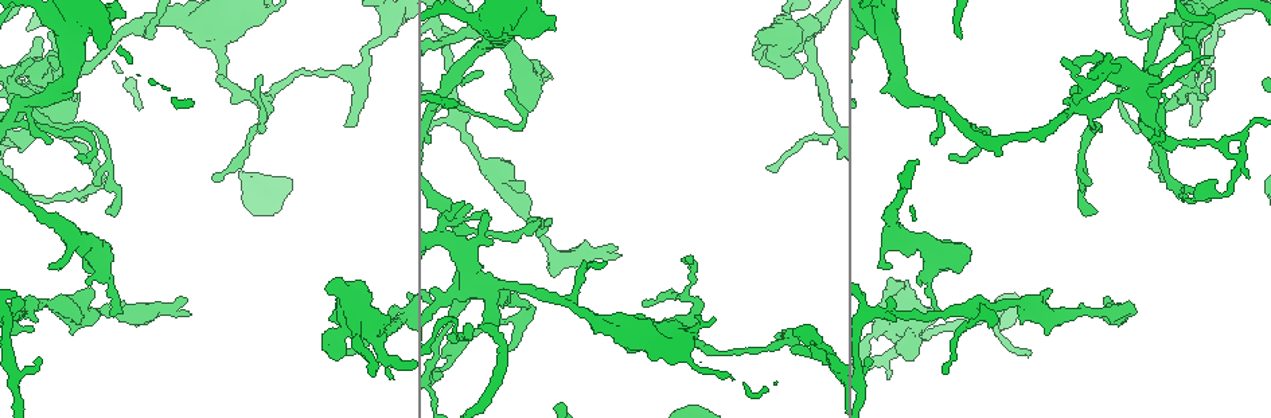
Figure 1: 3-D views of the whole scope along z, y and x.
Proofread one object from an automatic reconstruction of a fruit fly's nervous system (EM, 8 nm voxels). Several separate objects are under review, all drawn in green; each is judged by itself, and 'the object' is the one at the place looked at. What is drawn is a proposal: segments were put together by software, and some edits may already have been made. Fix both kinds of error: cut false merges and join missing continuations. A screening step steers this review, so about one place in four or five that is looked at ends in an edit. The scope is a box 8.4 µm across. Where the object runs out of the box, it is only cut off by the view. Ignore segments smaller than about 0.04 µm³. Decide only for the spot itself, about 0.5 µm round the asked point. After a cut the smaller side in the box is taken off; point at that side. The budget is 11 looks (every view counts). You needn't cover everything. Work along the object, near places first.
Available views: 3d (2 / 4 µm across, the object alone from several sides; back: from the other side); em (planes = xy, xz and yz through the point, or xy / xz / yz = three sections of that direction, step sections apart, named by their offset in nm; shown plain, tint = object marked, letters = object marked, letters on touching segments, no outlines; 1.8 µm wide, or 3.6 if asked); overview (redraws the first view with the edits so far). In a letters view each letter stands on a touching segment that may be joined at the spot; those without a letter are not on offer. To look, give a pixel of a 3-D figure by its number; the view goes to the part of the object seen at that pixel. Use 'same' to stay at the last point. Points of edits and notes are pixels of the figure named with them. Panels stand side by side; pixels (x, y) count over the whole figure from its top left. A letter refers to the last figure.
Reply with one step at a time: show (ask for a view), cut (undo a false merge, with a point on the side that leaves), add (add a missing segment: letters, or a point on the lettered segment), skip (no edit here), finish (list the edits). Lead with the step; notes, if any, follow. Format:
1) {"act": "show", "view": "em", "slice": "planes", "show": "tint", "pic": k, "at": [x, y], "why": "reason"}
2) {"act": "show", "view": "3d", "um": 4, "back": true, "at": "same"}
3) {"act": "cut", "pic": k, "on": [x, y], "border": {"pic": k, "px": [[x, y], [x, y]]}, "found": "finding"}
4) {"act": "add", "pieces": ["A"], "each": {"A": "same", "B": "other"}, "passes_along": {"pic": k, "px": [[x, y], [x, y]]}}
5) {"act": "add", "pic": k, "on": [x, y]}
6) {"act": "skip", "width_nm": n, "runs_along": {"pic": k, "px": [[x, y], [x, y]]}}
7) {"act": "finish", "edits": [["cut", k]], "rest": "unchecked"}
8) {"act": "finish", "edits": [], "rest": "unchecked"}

{"act": "show", "view": "em", "slice": "planes", "show": "letters", "pic": 1, "at": [89, 282], "why": "free end"}

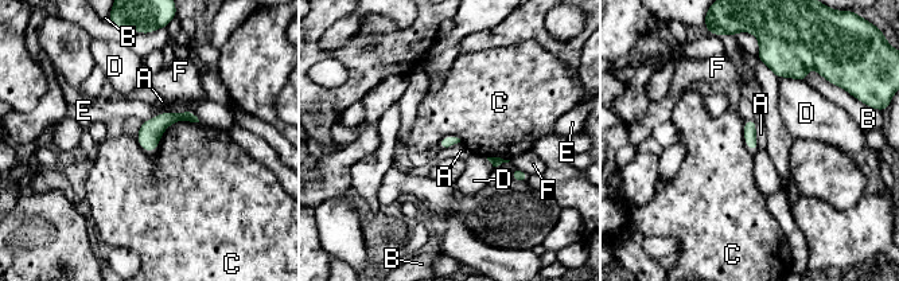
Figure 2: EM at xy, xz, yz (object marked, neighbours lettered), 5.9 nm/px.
{"act": "skip", "longest_contact_nm": ["C", 400], "each": {"A": "other", "B": "other", "C": "other", "D": "other", "E": "other", "F": "other"}, "found": "no lettered segment goes on from it"}

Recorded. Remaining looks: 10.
{"act": "show", "view": "em", "slice": "yz", "step": 4, "show": "letters", "pic": 1, "at": [519, 193], "why": "branch stops here"}

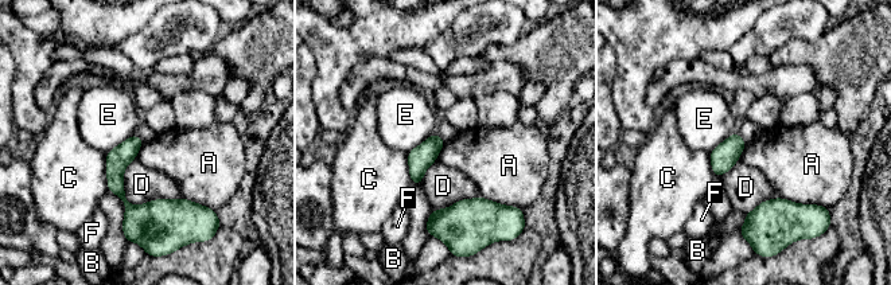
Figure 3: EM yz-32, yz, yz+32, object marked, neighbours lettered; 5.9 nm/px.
{"act": "skip", "each": {"A": "other", "B": "other", "C": "other", "D": "other", "E": "other", "F": "other"}, "border": {"pic": 3, "px": [[777, 196], [797, 203], [816, 205]]}, "found": "none of them fits"}

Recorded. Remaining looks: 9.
{"act": "show", "view": "3d", "um": 4, "back": true, "pic": 1, "at": [1188, 88], "why": "thick turns thin"}

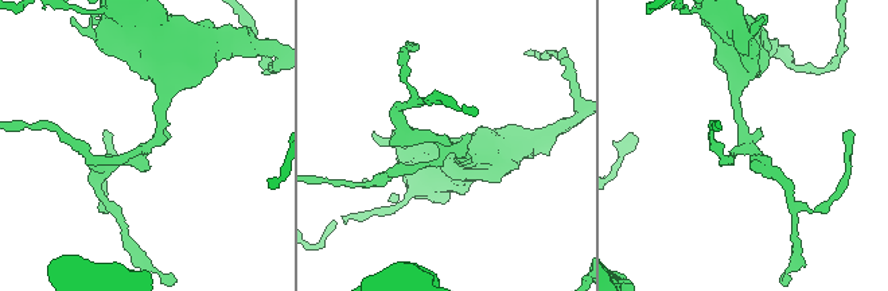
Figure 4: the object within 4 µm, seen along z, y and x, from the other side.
{"act": "show", "view": "em", "slice": "planes", "show": "tint", "pic": 4, "at": [151, 146]}

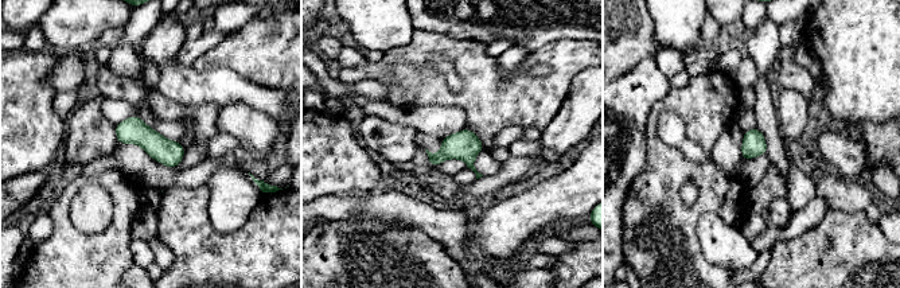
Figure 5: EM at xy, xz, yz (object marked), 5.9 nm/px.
{"act": "show", "view": "em", "slice": "planes", "show": "letters", "at": "same"}

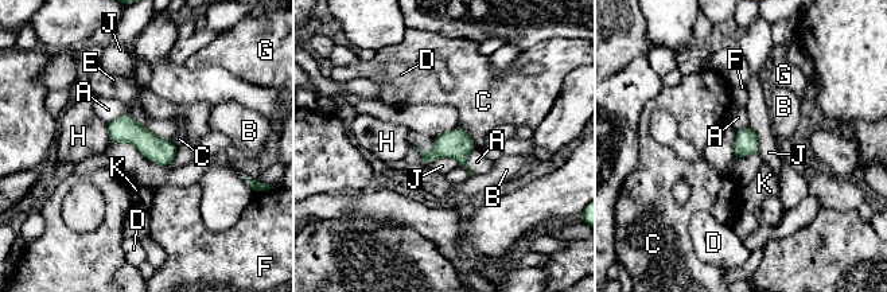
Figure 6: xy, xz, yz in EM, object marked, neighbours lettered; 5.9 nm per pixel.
{"act": "skip", "each": {"A": "other", "B": "other", "C": "other", "D": "other", "E": "other", "F": "other", "G": "other", "H": "other", "J": "other", "K": "other"}, "border": {"pic": 6, "px": [[459, 162], [436, 158], [426, 167]]}, "found": "all the same cell"}

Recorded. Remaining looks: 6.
{"act": "show", "view": "em", "slice": "planes", "show": "letters", "pic": 1, "at": [189, 312], "why": "long arm stops here"}

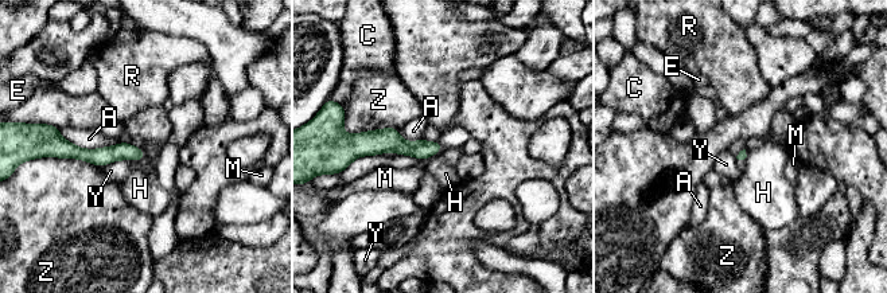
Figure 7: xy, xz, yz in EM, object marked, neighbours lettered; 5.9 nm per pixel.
{"act": "skip", "each": {"A": "other", "C": "other", "E": "other", "H": "other", "M": "other", "R": "other", "Y": "other", "Z": "other"}, "found": "none of them fits"}

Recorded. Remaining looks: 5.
{"act": "show", "view": "em", "slice": "xy", "step": 4, "show": "letters", "pic": 1, "at": [457, 220], "why": "abrupt turn"}

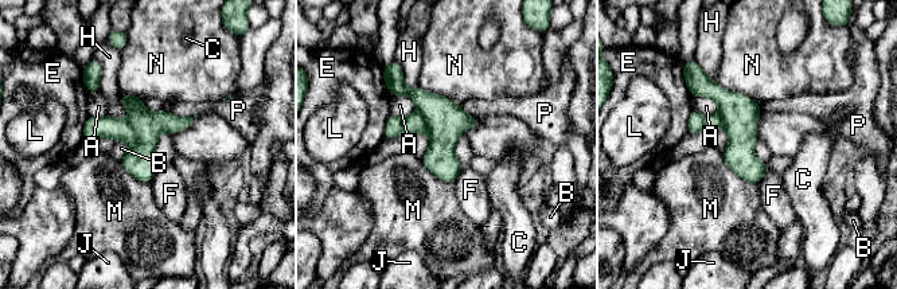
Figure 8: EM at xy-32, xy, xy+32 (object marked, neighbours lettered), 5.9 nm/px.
{"act": "cut", "pic": 8, "on": [113, 128], "each": {"A": "other", "B": "other", "C": "other", "E": "other", "F": "other", "H": "other", "J": "other", "L": "other", "M": "other", "N": "other", "P": "other"}, "border": {"pic": 8, "px": [[125, 120], [137, 137], [129, 151]]}, "found": "a second cell is stuck on"}

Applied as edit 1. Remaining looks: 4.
{"act": "finish", "edits": [["cut", 8]], "rest": "unchecked"}

